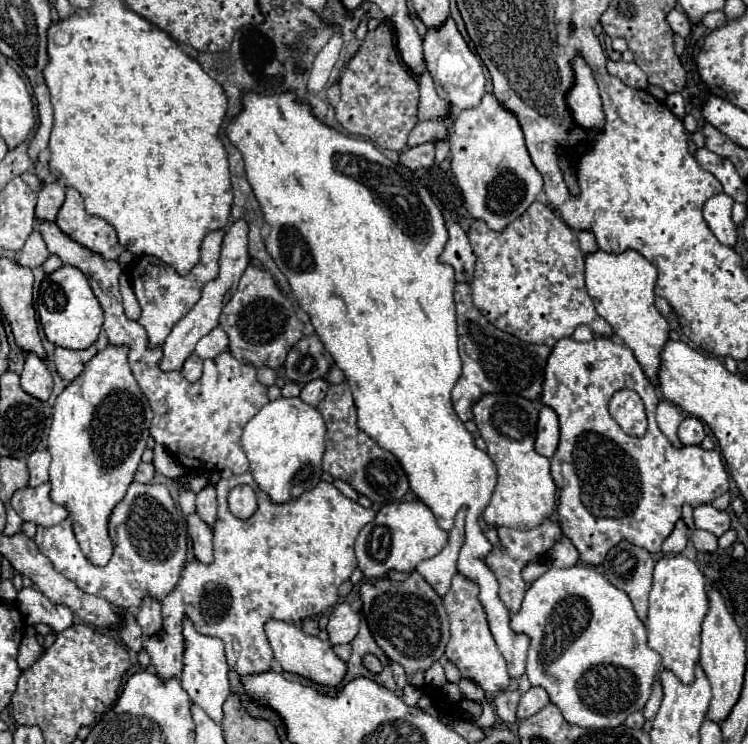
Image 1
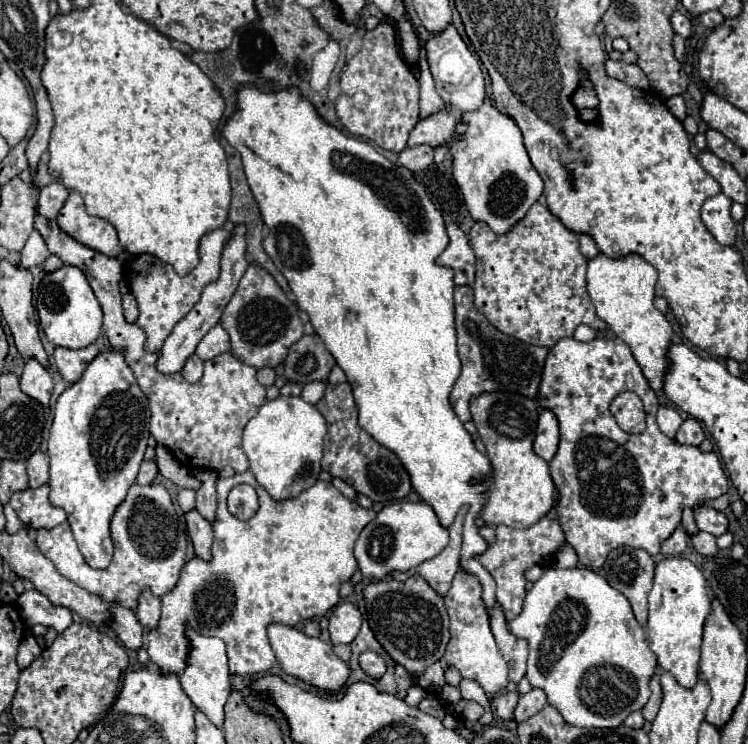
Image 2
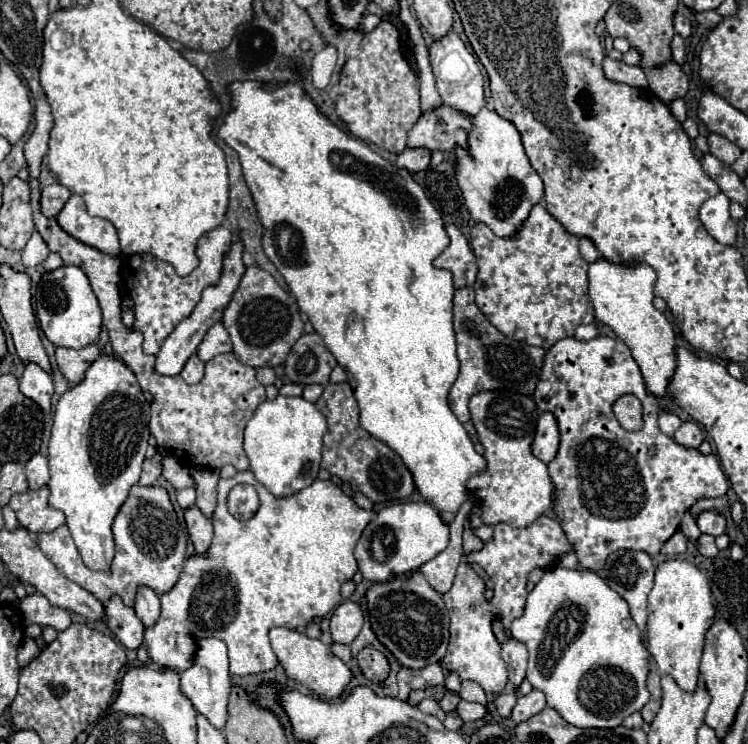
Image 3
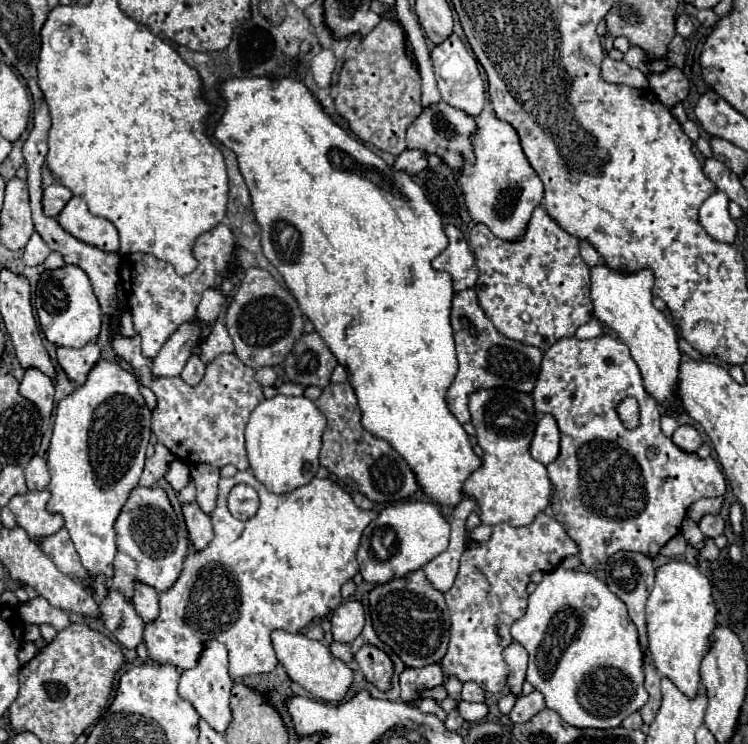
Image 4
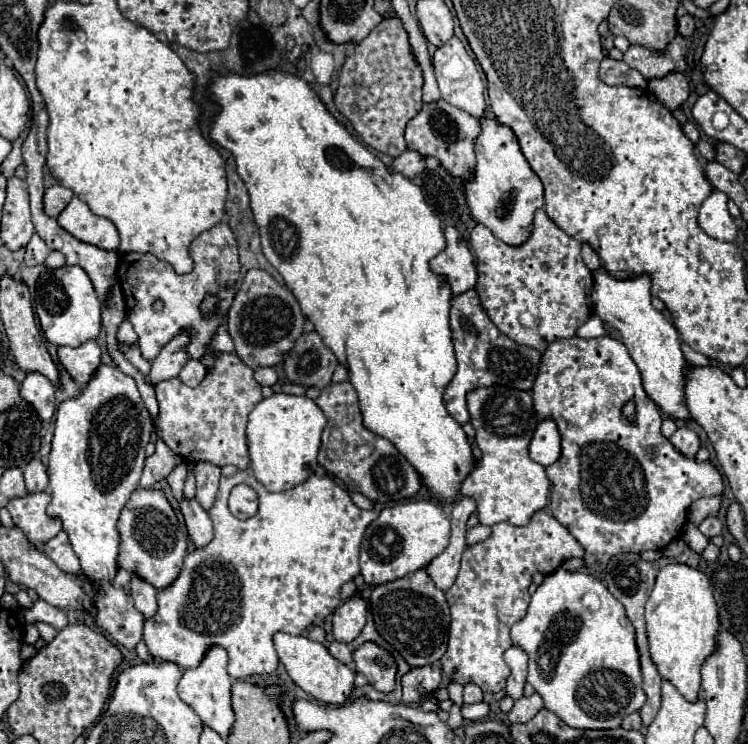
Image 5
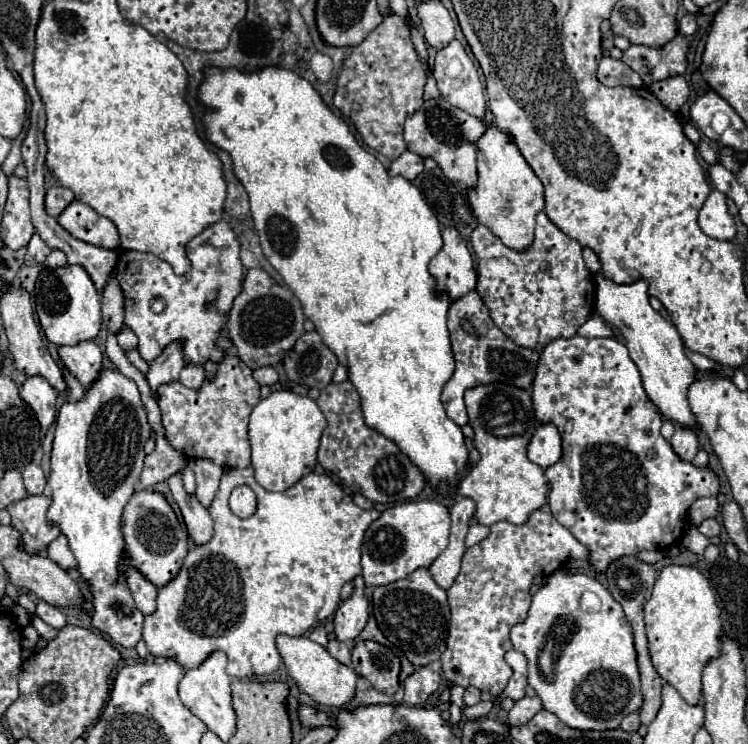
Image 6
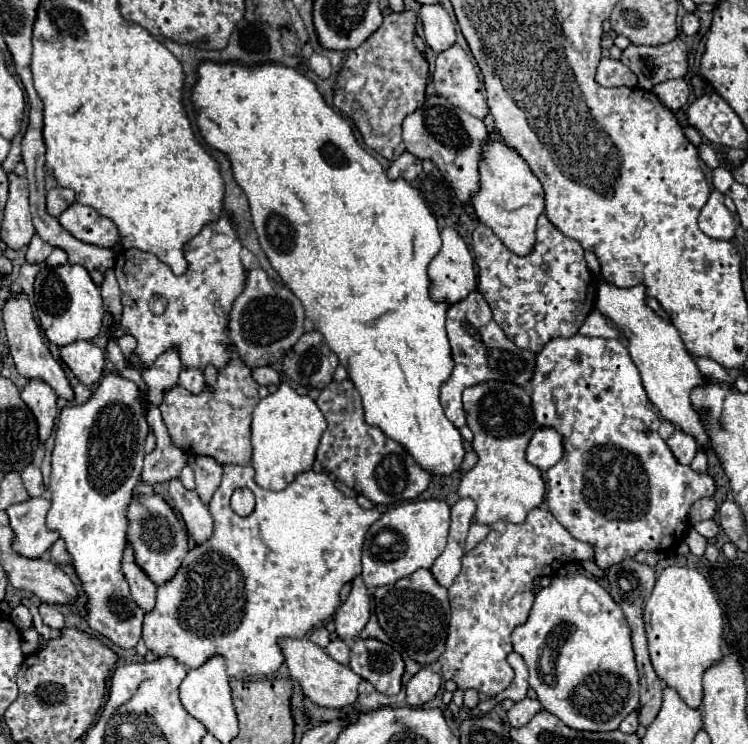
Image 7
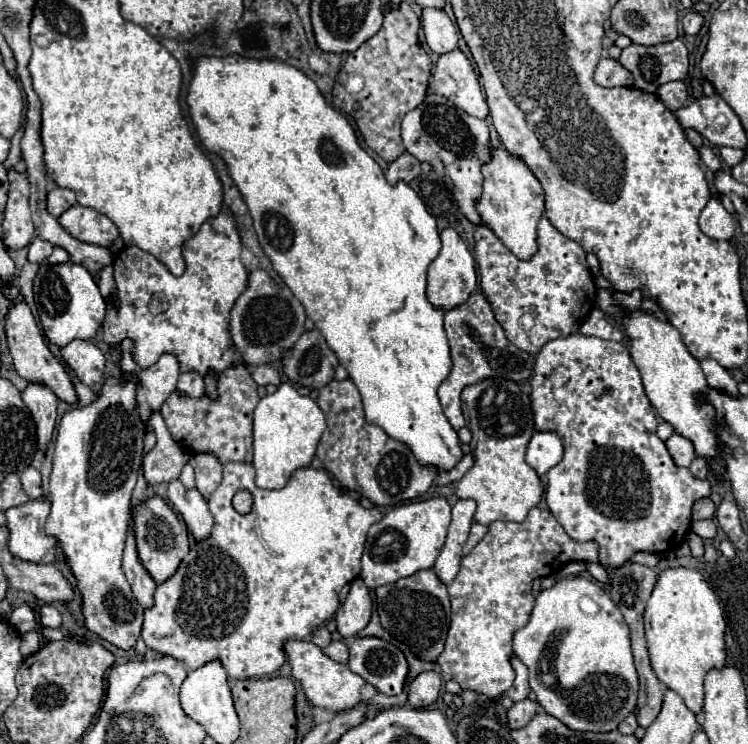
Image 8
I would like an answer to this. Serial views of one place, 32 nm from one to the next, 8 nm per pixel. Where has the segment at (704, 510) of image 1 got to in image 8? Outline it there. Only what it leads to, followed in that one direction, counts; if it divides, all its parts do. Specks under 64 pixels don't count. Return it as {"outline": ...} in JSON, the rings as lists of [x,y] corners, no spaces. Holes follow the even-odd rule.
{"outline":[[[698,520],[698,522],[694,522],[694,524],[692,524],[692,530],[694,530],[698,536],[702,536],[702,538],[712,540],[712,538],[716,536],[718,526],[716,526],[716,522],[714,522],[714,520]]]}

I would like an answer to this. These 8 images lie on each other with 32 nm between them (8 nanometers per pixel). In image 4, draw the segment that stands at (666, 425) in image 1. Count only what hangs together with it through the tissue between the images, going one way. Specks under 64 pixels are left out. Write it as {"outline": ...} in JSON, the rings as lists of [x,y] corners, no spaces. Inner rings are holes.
{"outline":[[[664,414],[664,416],[660,418],[660,426],[662,426],[662,432],[664,432],[666,436],[672,436],[674,430],[680,426],[680,422],[676,420],[676,416],[672,416],[672,414]]]}

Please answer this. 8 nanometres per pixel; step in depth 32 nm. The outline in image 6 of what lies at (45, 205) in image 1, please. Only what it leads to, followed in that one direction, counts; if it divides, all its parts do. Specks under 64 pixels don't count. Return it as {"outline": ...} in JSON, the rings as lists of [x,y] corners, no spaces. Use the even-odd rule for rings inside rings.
{"outline":[[[52,186],[46,190],[46,212],[50,216],[60,216],[60,212],[74,200],[74,192],[64,186]]]}

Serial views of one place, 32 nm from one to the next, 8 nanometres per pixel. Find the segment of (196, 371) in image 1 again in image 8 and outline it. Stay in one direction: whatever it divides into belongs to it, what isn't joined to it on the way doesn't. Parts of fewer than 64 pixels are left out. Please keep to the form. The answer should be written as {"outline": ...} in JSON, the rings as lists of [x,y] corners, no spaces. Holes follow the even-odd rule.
{"outline":[[[182,372],[178,388],[192,398],[200,398],[204,394],[204,378],[198,372]]]}

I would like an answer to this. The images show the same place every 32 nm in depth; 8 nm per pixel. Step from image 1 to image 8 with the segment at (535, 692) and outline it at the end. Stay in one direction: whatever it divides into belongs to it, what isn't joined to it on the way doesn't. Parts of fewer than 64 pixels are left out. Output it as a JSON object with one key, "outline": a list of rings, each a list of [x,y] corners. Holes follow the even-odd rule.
{"outline":[[[522,700],[522,702],[516,702],[510,710],[508,710],[508,726],[510,728],[524,728],[532,718],[534,714],[540,710],[540,704],[538,702],[532,702],[532,700]]]}

